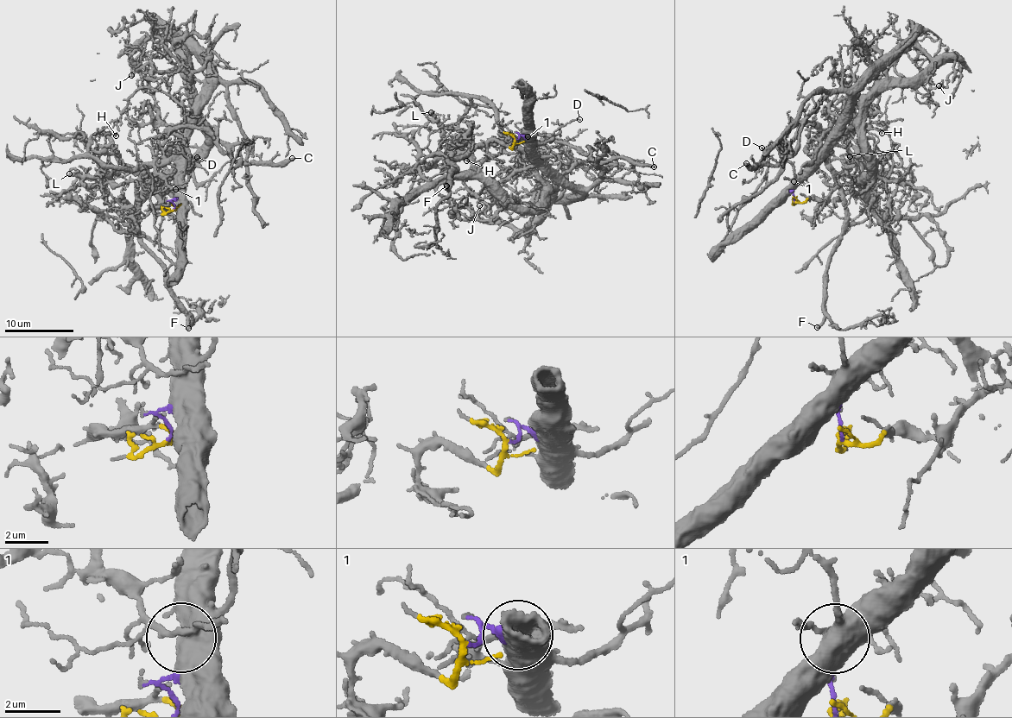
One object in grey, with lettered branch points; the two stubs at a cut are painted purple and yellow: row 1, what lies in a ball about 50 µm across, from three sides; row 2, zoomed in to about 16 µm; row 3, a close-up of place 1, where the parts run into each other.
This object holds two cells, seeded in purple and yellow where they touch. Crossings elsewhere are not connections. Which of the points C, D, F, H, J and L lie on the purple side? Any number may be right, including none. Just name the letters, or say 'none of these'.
D, F

